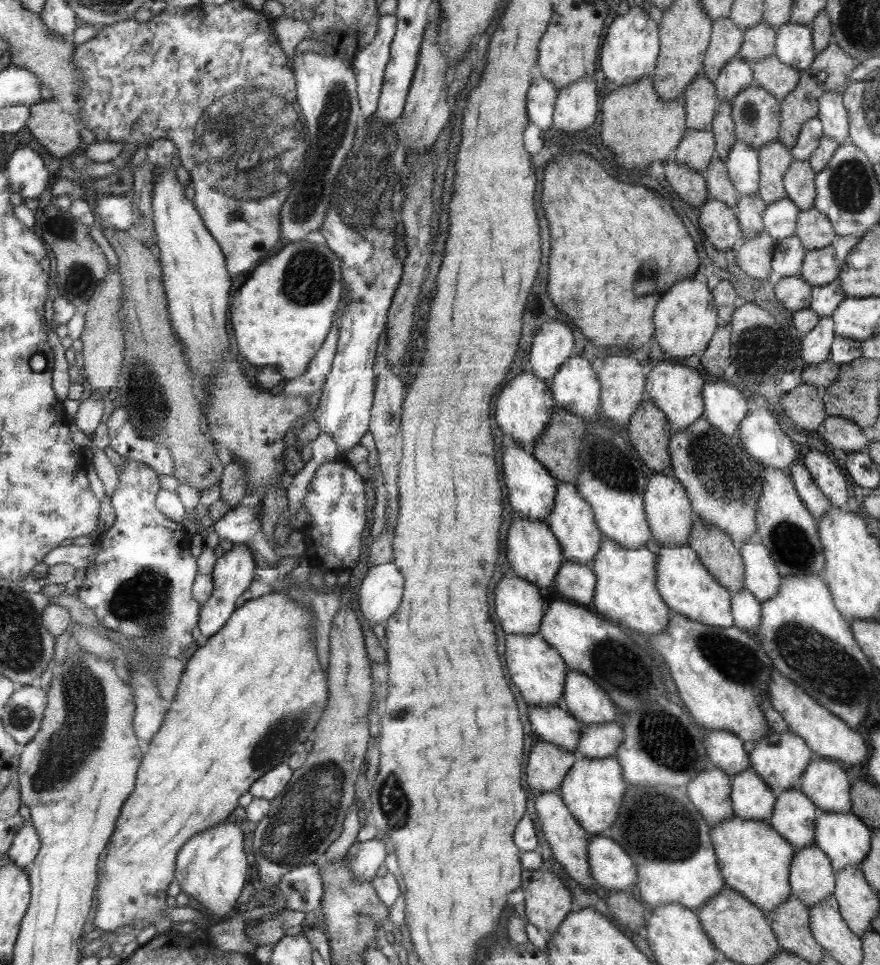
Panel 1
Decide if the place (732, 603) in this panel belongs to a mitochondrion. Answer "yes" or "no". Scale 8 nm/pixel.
no

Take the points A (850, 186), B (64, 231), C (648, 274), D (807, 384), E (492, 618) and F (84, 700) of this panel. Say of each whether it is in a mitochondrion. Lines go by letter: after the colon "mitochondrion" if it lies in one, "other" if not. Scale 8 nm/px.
A: mitochondrion
B: mitochondrion
C: mitochondrion
D: other
E: other
F: mitochondrion

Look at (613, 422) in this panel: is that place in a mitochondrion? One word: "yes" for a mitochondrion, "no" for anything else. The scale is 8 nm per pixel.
no

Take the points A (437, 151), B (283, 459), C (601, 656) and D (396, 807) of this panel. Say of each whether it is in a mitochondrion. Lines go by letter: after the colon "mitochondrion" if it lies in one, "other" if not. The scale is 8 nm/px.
A: other
B: other
C: mitochondrion
D: mitochondrion

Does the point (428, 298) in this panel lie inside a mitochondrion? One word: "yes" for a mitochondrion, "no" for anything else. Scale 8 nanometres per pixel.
no

